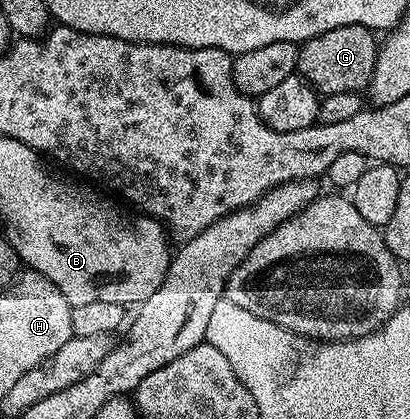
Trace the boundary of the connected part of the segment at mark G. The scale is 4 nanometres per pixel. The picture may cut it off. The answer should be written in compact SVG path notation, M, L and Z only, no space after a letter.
M350 24L309 38L299 47L296 69L321 96L334 92L364 92L374 76L377 49L378 38L373 31Z

